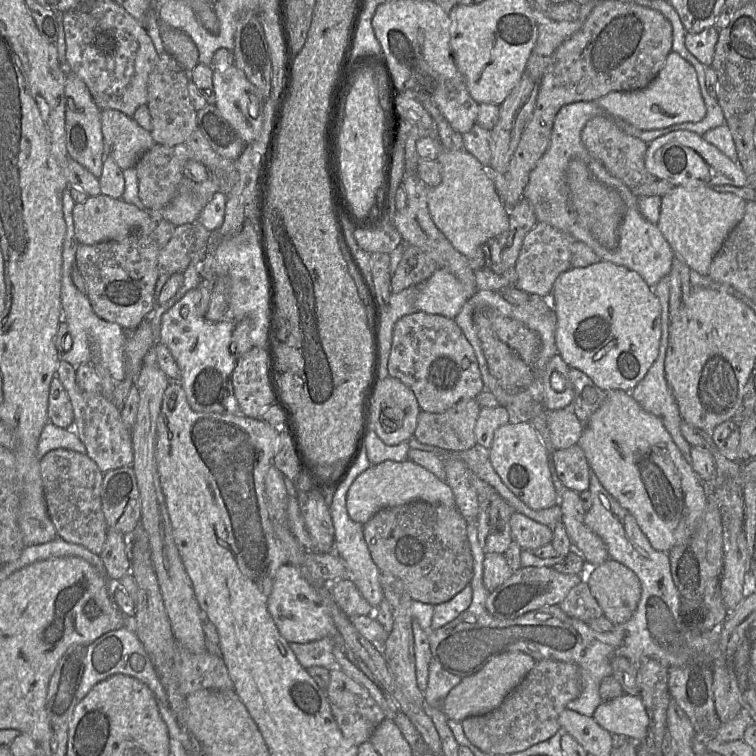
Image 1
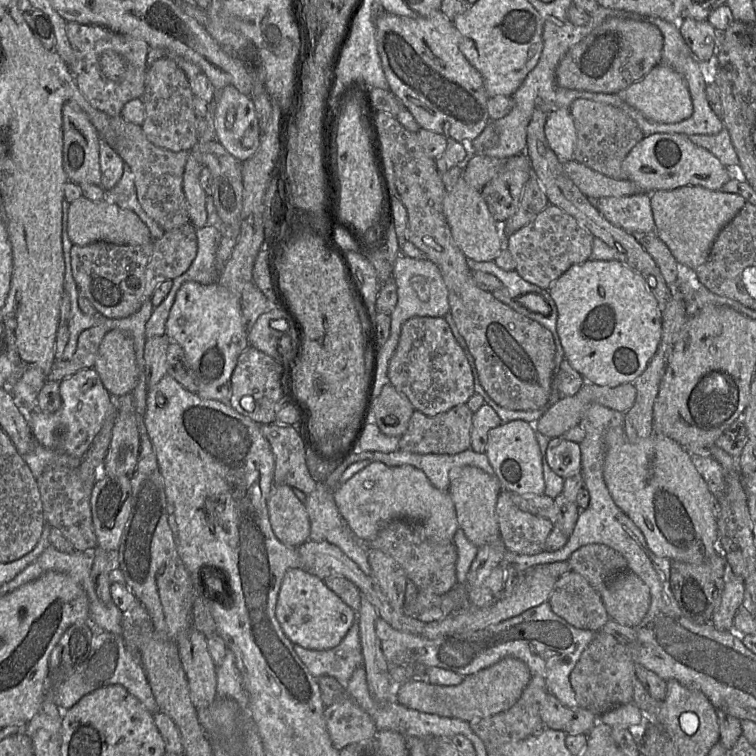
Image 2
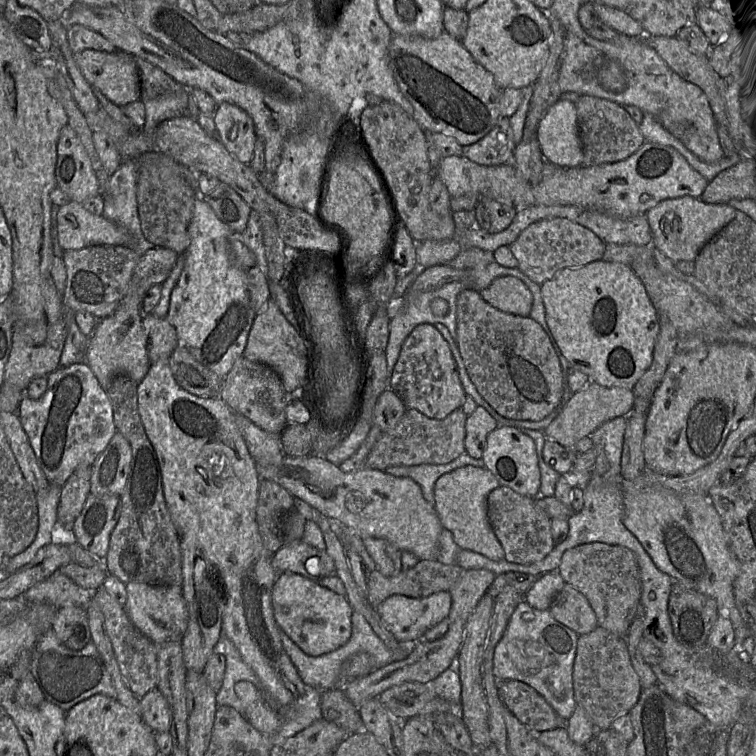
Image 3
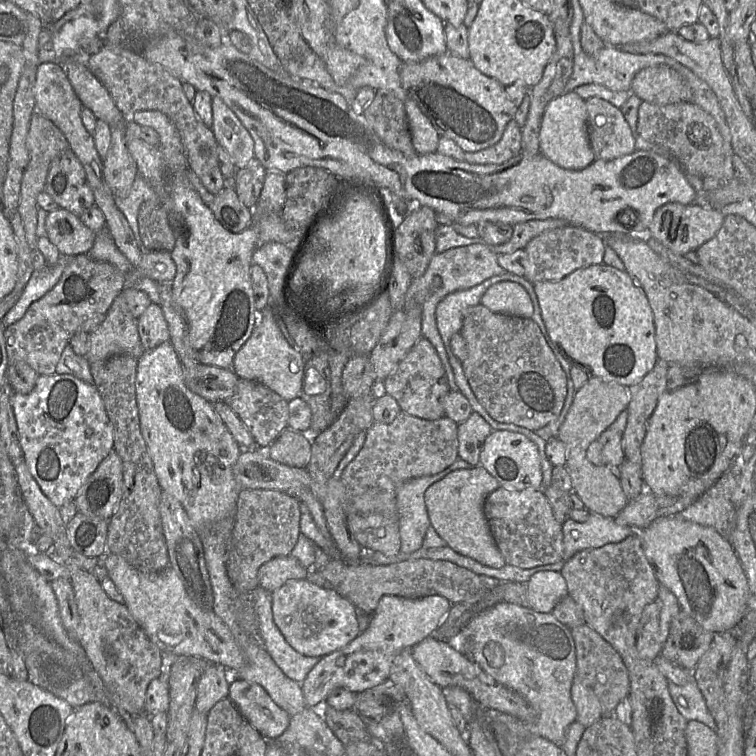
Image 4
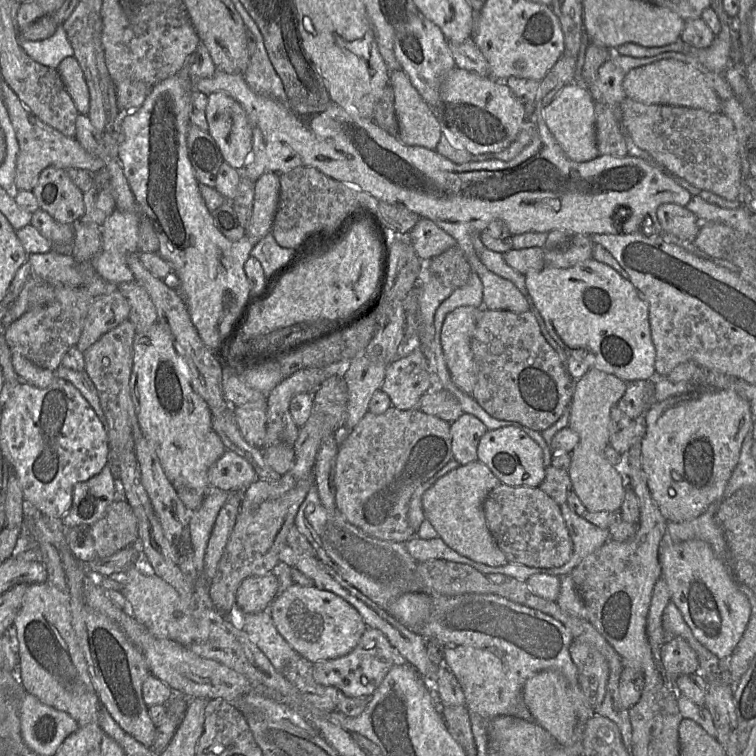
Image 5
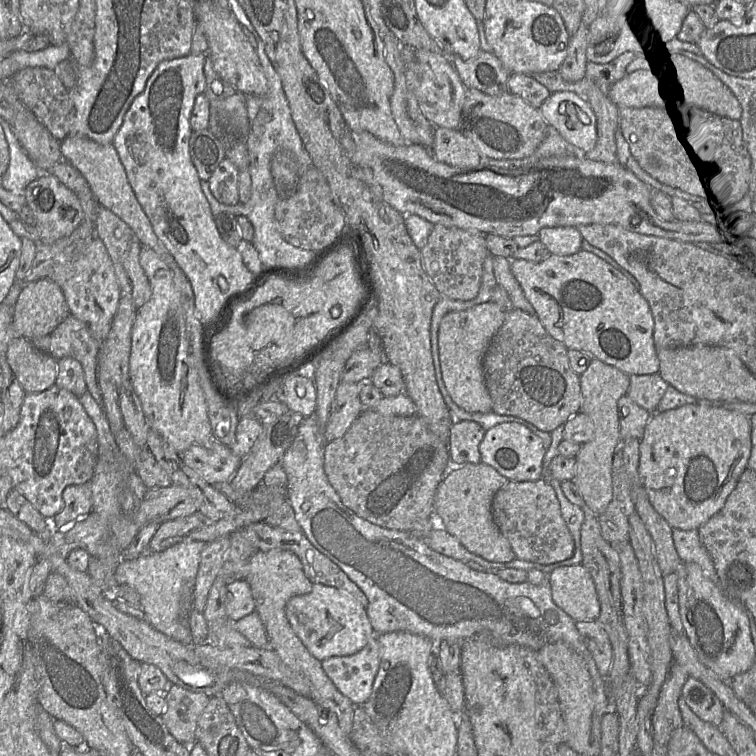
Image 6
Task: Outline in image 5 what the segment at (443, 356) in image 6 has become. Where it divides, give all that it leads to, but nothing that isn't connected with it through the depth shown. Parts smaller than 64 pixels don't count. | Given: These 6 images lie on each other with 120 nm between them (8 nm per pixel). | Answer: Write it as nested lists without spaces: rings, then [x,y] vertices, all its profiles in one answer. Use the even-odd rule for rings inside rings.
[[[460,306],[445,318],[441,329],[441,345],[453,383],[472,395],[477,382],[477,369],[471,340],[479,323],[481,309]]]

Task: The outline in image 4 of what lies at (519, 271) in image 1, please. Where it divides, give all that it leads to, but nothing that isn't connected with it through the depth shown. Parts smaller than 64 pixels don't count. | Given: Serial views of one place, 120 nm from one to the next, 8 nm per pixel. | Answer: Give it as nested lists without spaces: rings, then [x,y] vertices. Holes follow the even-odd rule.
[[[571,224],[542,232],[531,239],[524,248],[527,253],[525,278],[532,283],[559,280],[577,269],[602,263],[606,249],[604,238]]]

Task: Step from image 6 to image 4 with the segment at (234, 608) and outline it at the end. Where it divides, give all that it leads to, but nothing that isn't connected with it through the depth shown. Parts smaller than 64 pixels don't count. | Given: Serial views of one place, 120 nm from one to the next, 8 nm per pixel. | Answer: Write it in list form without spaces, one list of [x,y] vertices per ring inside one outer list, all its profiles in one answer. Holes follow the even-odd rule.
[[[275,557],[264,563],[258,571],[258,586],[270,593],[283,586],[291,579],[306,579],[308,569],[295,557]]]

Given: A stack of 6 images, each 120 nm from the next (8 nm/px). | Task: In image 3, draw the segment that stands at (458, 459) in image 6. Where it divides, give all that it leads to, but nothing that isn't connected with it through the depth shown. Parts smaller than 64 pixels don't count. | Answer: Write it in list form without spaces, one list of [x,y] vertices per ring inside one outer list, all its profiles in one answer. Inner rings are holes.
[[[481,406],[467,416],[465,423],[465,453],[480,459],[485,450],[487,436],[498,427],[497,421]]]

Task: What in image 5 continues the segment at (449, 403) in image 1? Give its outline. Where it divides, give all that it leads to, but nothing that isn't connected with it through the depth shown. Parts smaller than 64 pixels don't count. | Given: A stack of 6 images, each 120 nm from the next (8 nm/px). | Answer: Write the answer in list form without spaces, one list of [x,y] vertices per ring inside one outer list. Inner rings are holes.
[[[419,347],[407,350],[388,364],[380,390],[388,394],[393,407],[410,410],[418,407],[421,397],[433,385],[439,385],[438,378]]]

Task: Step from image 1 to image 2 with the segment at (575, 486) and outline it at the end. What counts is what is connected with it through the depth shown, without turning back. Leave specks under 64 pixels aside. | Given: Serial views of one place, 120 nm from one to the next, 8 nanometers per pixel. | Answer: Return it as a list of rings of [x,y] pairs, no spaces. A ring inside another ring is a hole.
[[[563,437],[551,438],[546,450],[550,468],[564,479],[581,472],[581,456],[580,445]]]

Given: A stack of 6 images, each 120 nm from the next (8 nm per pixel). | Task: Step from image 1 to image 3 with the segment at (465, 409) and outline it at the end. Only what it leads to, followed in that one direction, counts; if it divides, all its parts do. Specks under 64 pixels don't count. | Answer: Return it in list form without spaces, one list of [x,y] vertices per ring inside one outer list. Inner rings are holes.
[[[407,408],[396,426],[382,431],[362,467],[384,471],[391,466],[447,464],[465,452],[466,418],[461,408],[444,419],[429,418],[415,409]]]

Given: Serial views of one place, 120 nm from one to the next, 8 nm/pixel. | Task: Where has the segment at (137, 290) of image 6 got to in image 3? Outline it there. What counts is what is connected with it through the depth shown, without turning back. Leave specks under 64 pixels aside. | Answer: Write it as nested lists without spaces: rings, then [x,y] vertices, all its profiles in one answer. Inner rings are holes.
[[[145,313],[142,325],[146,335],[146,348],[150,364],[159,360],[169,360],[178,345],[175,328],[166,318],[158,318],[152,313]]]

